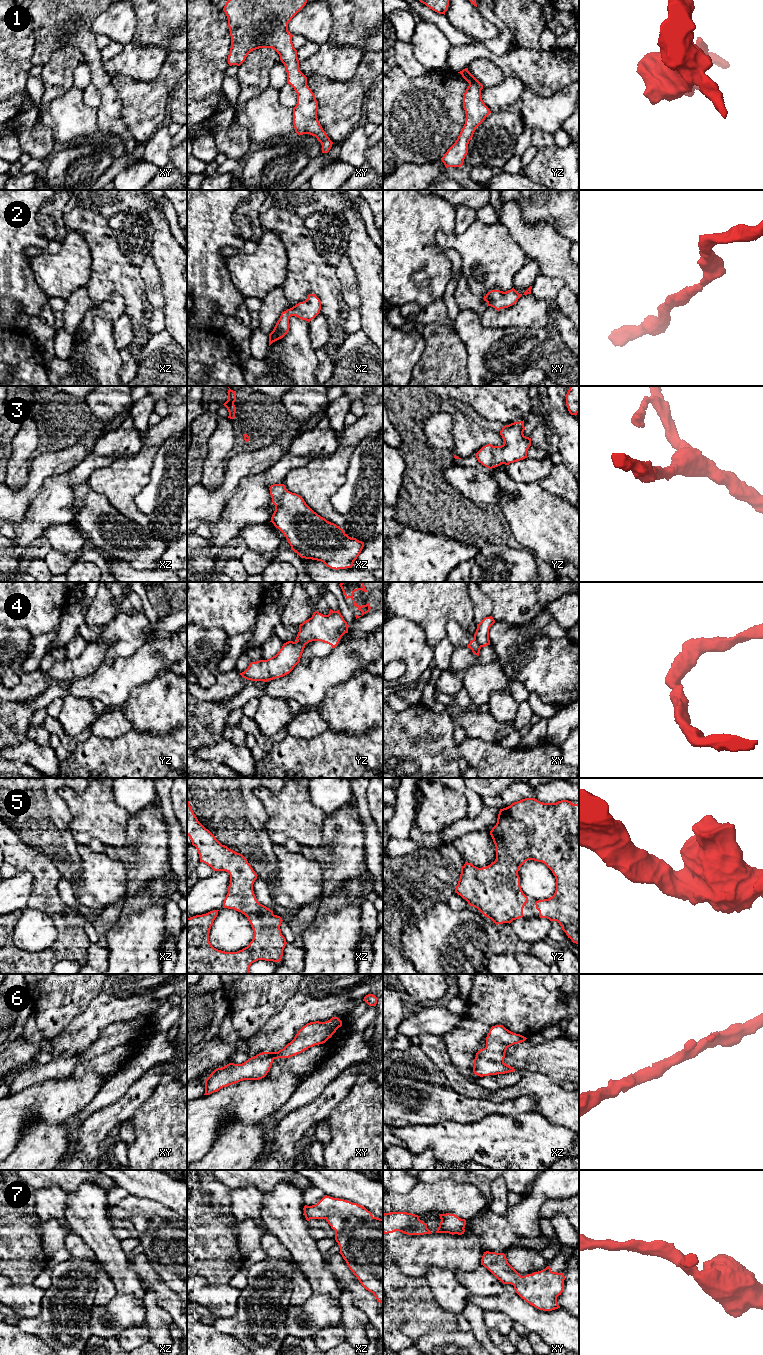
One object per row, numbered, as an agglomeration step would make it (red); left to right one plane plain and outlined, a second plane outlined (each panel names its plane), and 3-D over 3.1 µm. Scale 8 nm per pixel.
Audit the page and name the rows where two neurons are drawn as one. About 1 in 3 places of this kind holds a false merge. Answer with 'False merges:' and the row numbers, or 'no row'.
False merges: 4

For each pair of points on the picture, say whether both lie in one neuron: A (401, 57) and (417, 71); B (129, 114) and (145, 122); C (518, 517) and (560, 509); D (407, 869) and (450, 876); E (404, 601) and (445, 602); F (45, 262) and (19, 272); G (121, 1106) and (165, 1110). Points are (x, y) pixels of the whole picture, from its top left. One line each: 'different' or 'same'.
A: same
B: same
C: same
D: same
E: same
F: different
G: different

